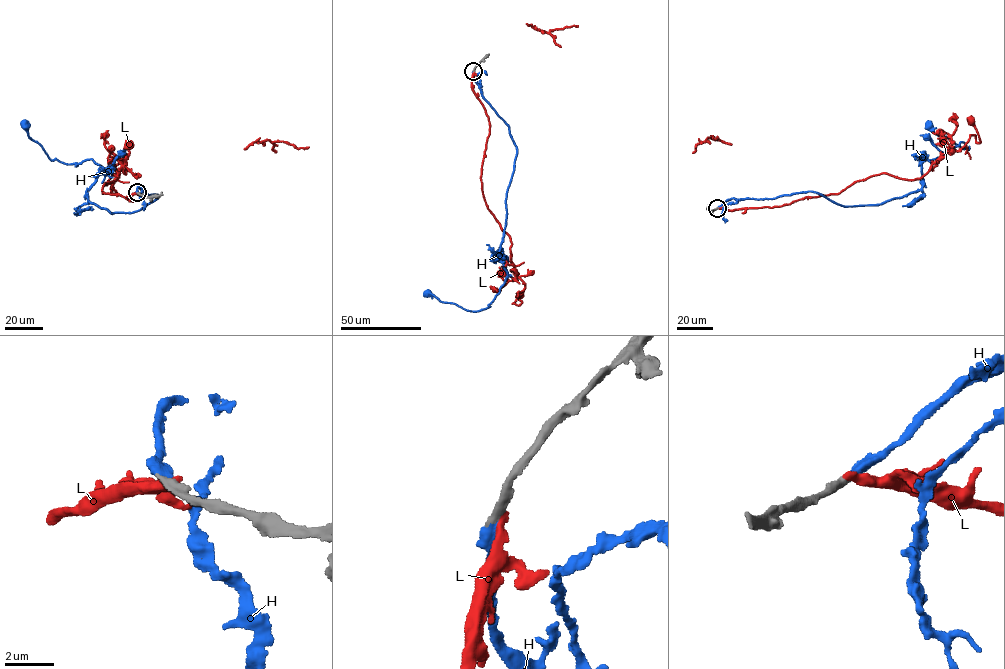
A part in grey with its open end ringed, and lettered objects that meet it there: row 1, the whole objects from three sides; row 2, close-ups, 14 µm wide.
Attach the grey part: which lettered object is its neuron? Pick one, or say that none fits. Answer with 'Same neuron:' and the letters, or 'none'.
Same neuron: H

